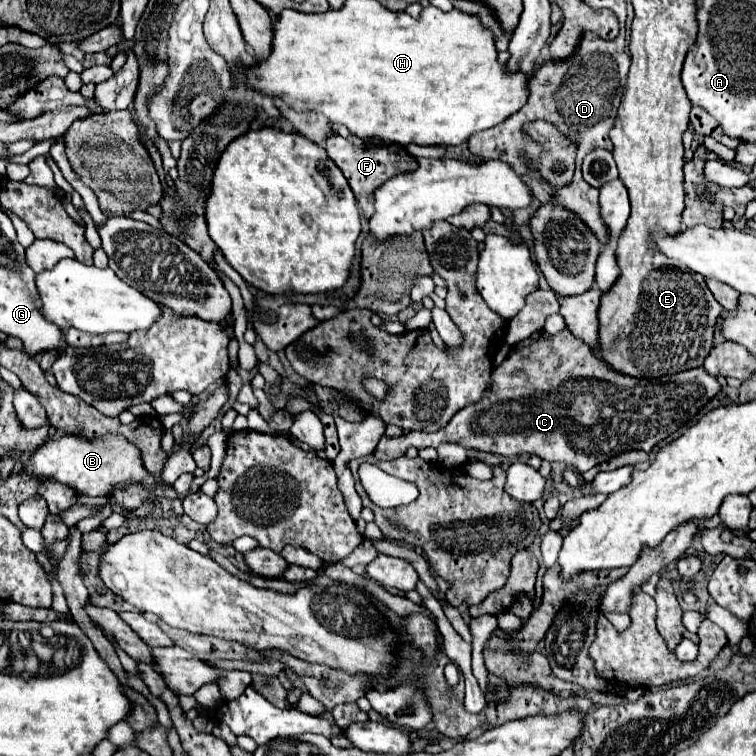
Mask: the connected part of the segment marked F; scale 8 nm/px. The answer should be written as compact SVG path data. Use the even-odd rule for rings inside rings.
M332 132L326 140L326 152L328 156L336 162L336 166L342 170L342 174L346 176L356 200L358 200L358 206L362 208L364 216L370 218L374 214L374 192L390 178L402 174L402 172L412 172L418 168L418 162L408 154L408 150L404 146L394 146L394 144L360 144L360 146L354 146L350 140L342 138L340 134Z

